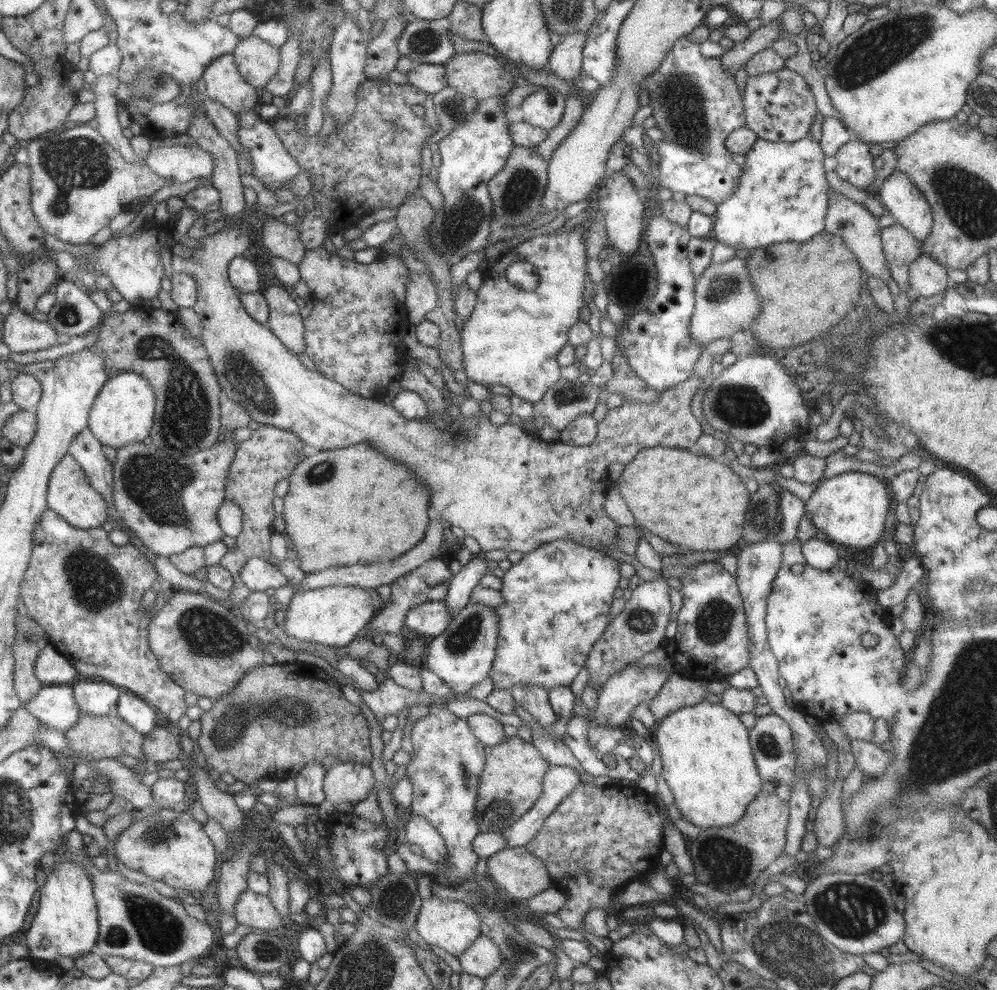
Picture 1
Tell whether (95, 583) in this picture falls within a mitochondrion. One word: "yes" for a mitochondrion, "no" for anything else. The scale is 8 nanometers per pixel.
yes

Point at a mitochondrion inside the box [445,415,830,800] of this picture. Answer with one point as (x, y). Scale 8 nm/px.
(714, 622)

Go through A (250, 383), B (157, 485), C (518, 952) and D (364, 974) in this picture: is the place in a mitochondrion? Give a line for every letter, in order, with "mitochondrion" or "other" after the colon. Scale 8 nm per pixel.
A: mitochondrion
B: mitochondrion
C: mitochondrion
D: mitochondrion

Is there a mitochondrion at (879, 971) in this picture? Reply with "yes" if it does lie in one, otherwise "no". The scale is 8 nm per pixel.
no

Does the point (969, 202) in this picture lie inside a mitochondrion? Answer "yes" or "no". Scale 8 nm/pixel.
yes

